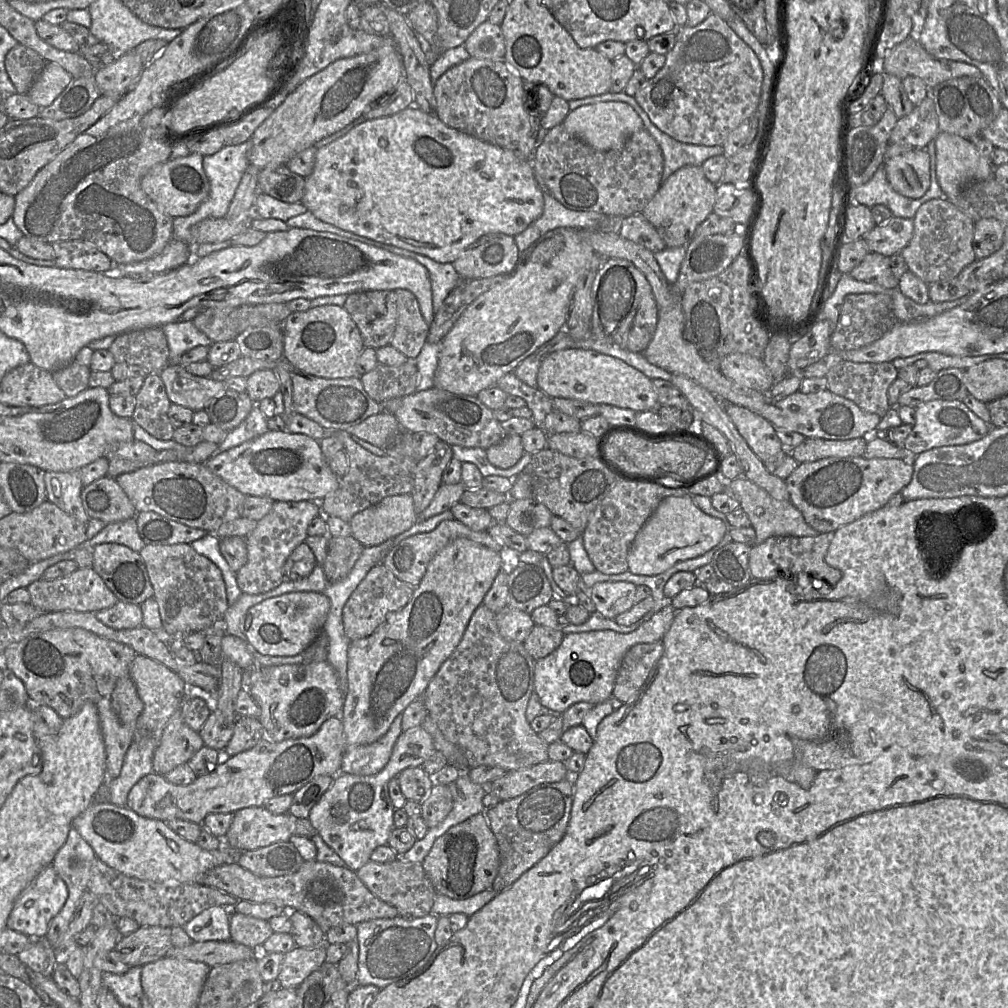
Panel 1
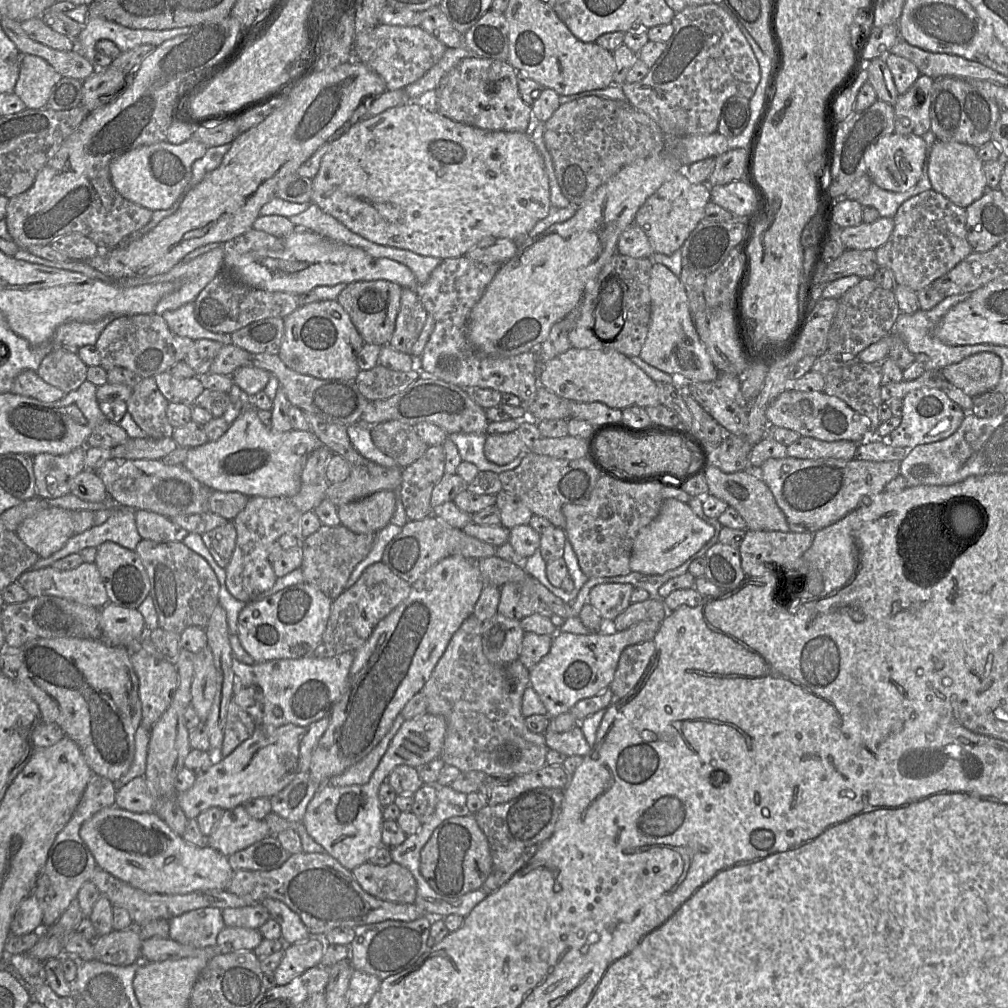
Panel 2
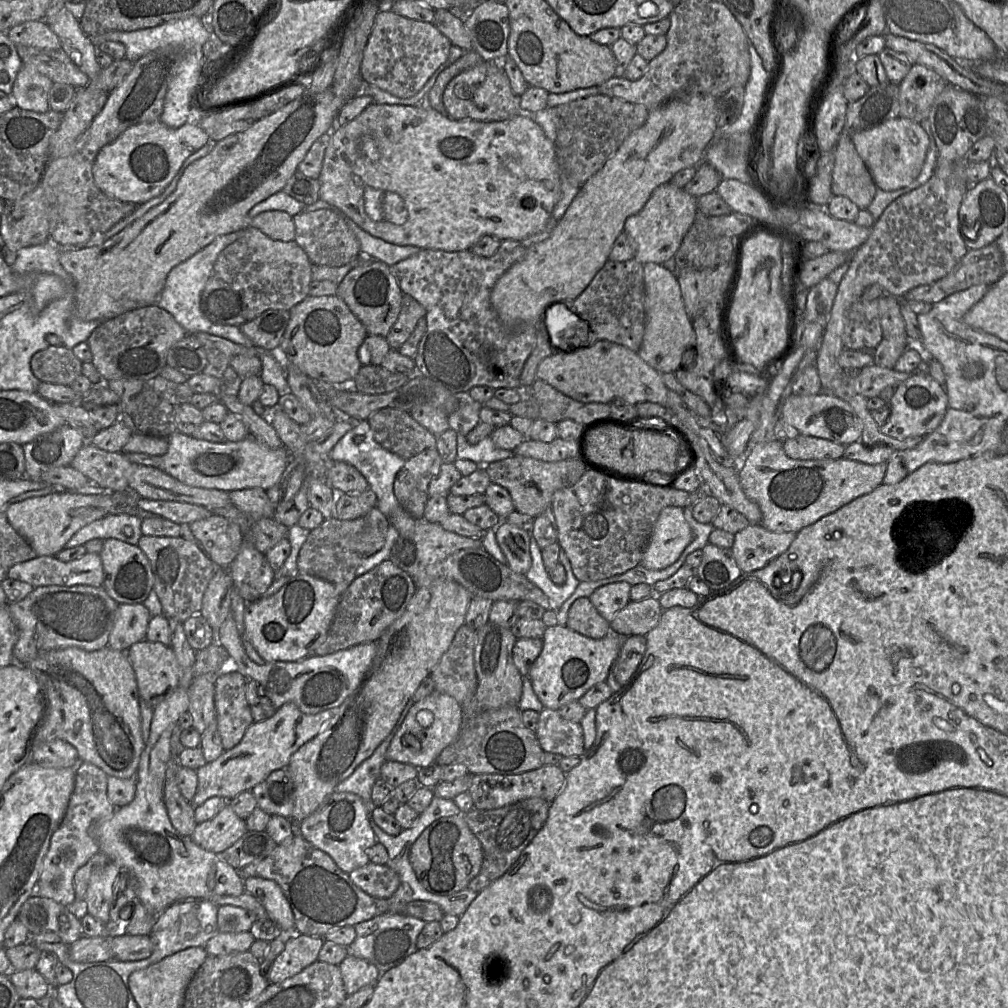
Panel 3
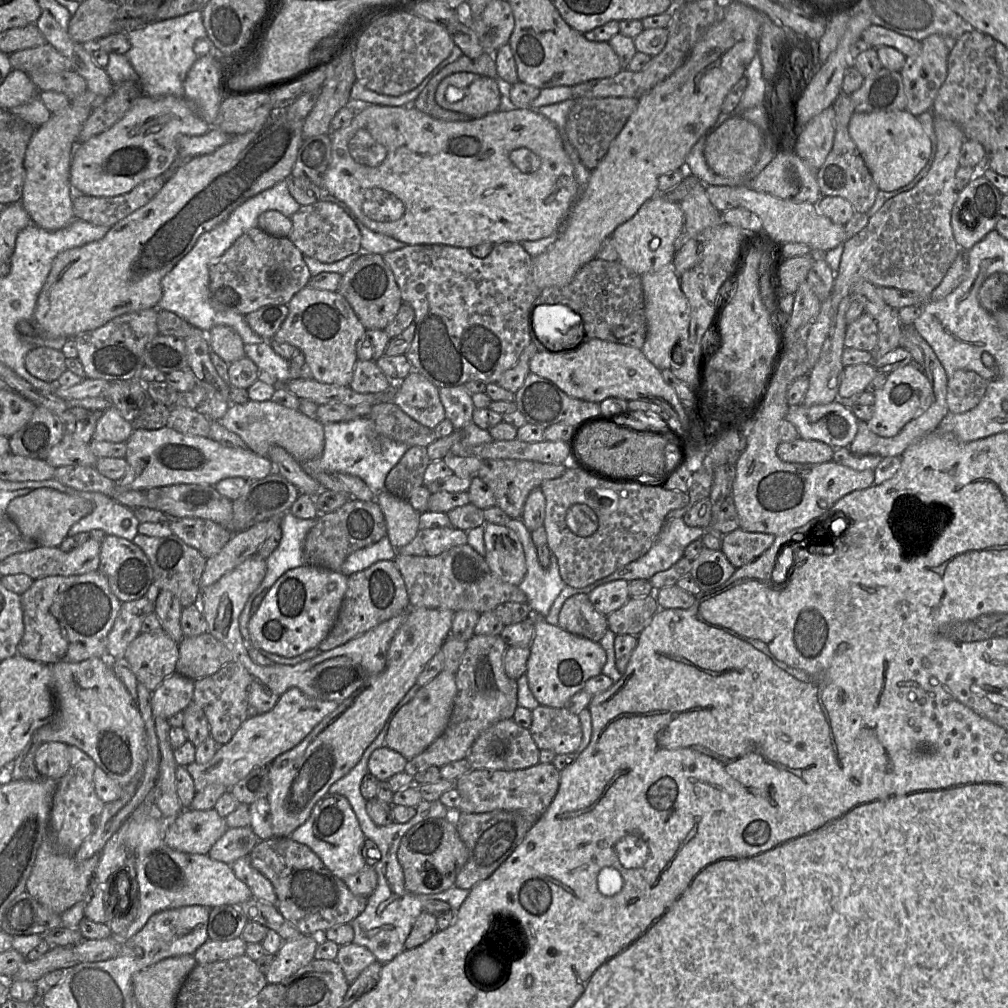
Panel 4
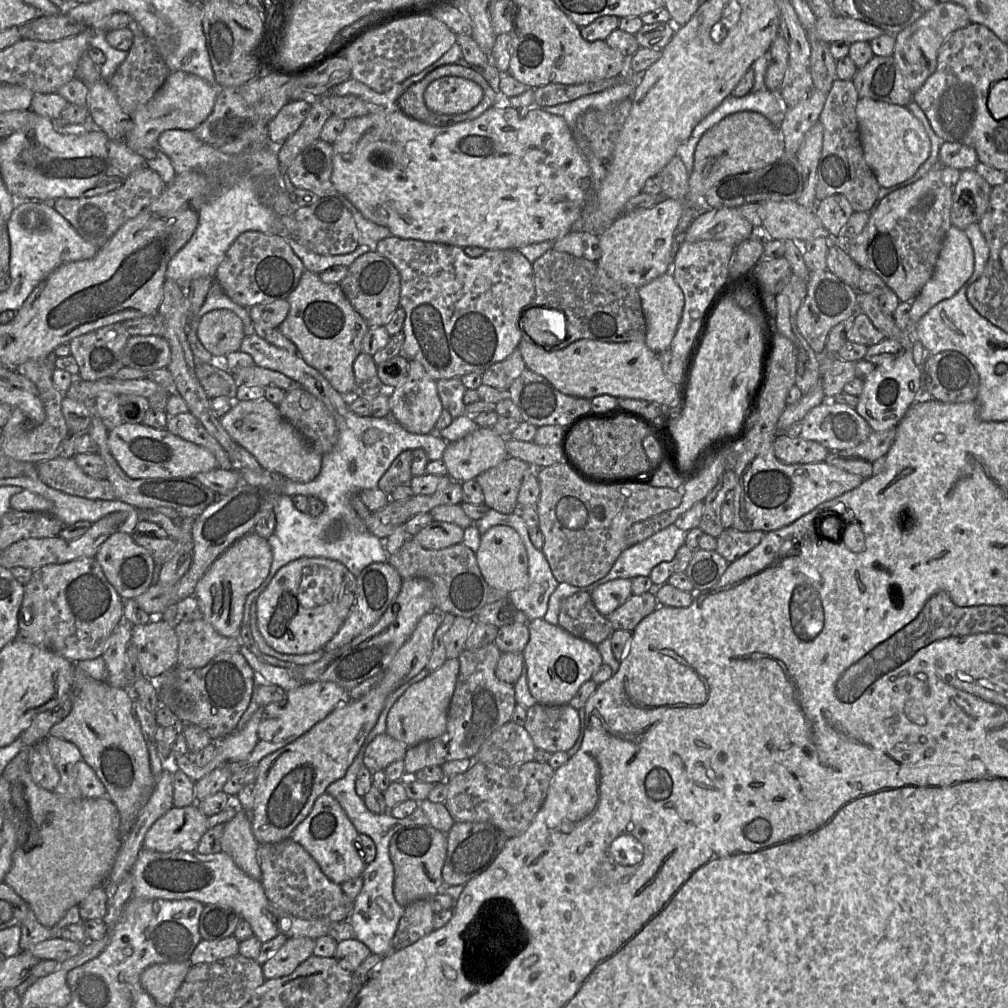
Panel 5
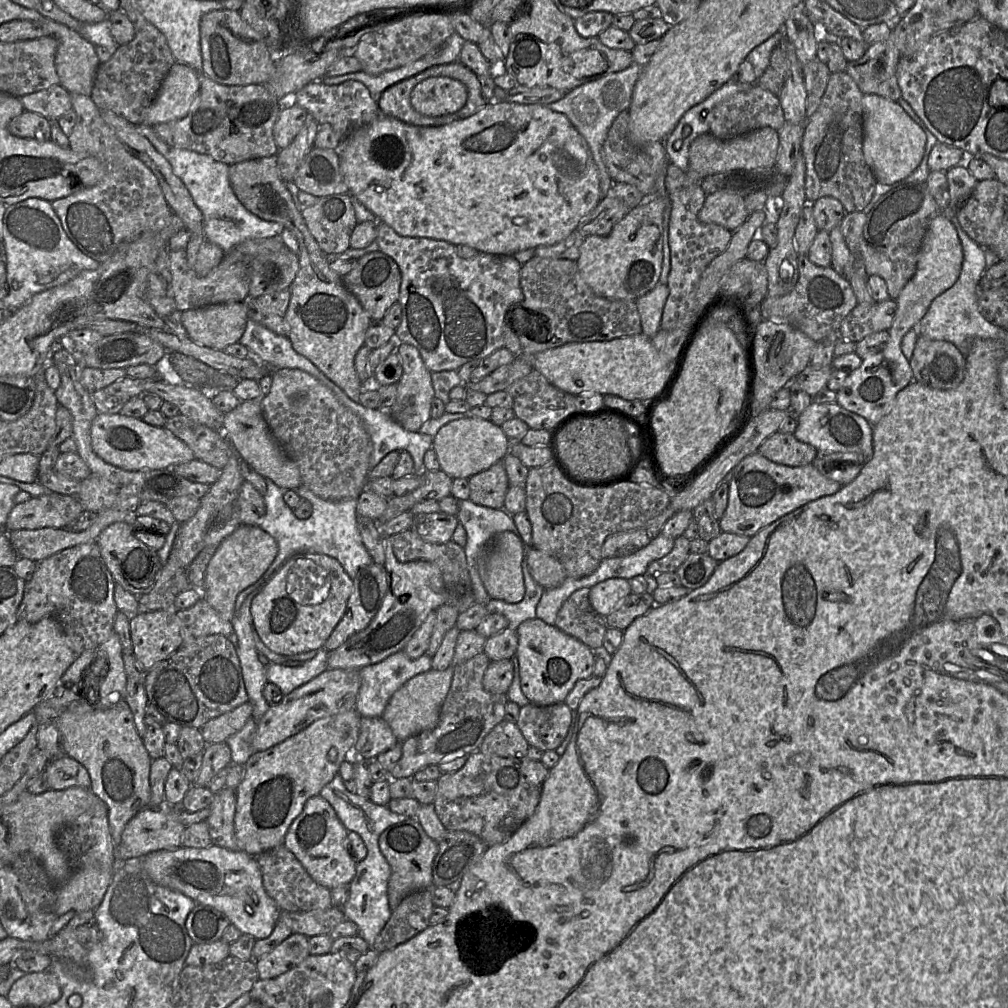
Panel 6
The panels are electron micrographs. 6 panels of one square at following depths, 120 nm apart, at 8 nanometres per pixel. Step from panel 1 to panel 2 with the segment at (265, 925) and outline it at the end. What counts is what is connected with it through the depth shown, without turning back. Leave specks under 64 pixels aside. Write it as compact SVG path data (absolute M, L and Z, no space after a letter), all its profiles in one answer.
M225 926L217 936L216 948L219 954L253 951L262 940L258 929Z

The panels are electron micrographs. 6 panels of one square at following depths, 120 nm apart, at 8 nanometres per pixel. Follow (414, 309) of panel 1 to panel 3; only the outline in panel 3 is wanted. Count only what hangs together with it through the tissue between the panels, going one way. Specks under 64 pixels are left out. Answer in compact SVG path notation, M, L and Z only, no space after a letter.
M403 295L398 318L385 337L390 348L398 351L414 331L418 321L425 317L424 307L409 295Z

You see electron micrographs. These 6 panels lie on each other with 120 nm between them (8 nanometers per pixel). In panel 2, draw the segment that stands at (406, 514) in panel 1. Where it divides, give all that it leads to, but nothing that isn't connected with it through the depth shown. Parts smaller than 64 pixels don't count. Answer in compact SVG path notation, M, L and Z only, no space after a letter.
M378 491L361 500L339 506L337 514L343 526L357 534L377 534L390 524L397 494Z

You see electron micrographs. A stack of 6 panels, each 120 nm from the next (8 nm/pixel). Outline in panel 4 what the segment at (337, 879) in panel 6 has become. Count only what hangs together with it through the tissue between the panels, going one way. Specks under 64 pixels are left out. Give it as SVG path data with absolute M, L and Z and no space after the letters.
M327 794L315 804L310 817L291 834L290 838L308 846L325 866L342 880L366 867L362 855L366 837L351 804L344 796Z

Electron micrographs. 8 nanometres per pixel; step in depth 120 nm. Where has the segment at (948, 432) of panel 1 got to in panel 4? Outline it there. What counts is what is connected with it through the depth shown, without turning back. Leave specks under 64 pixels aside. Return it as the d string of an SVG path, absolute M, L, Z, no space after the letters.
M911 364L887 374L884 386L873 394L875 397L873 416L867 421L867 425L873 433L885 438L897 435L909 421L924 413L934 400L929 379Z

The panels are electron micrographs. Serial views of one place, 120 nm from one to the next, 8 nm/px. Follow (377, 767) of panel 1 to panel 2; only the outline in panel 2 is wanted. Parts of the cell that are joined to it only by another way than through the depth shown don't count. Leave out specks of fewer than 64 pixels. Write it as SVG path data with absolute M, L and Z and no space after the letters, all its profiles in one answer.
M402 713L398 714L391 729L379 744L361 761L349 767L342 774L330 778L329 784L334 787L367 784L404 721Z

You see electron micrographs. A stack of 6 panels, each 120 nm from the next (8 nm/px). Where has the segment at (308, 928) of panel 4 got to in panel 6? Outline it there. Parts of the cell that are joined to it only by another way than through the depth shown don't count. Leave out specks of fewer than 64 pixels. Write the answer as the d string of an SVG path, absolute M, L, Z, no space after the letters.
M284 844L254 856L262 873L266 893L280 910L290 912L310 912L333 907L331 890L315 882L305 868Z

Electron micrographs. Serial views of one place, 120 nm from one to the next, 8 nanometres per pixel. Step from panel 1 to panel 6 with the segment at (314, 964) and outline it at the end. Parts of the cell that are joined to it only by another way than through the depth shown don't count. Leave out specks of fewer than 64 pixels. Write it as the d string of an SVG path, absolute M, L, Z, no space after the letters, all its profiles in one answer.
M292 933L269 953L256 961L258 977L275 978L291 970L310 955L309 937Z

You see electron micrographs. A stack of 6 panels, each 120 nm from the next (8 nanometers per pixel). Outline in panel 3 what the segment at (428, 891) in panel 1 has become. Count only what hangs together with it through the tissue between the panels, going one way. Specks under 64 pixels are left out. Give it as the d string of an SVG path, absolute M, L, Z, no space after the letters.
M368 863L349 873L351 881L376 898L391 898L400 886L398 874L387 865Z

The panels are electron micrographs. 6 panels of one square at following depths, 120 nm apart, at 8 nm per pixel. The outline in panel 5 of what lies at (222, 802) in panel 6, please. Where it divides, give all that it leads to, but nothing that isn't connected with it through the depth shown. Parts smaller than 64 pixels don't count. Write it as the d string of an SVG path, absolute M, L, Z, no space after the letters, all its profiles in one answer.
M238 809L236 815L223 825L222 852L228 854L250 878L261 881L258 848L259 843L252 832L249 816Z

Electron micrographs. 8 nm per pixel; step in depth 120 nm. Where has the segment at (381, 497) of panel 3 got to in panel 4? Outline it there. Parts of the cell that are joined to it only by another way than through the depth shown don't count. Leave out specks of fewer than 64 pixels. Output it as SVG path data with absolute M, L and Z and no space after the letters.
M370 418L327 423L323 425L324 450L320 457L301 463L304 471L311 474L328 472L345 473L362 479L376 495L385 490L385 478L411 447L380 435Z

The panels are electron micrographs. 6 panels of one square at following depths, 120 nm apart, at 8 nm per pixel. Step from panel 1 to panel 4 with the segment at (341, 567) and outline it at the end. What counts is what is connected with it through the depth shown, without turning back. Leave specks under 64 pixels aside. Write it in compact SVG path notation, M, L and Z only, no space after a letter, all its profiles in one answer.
M349 501L337 510L319 514L315 526L308 532L303 555L305 565L340 572L340 568L353 552L371 546L387 536L386 521L376 501Z

